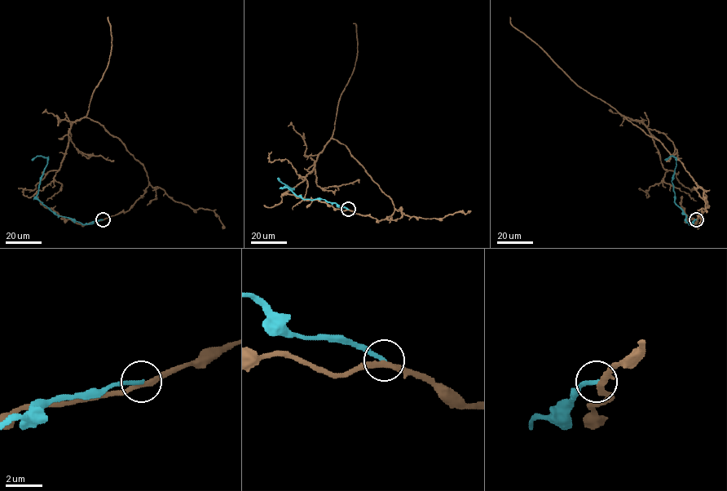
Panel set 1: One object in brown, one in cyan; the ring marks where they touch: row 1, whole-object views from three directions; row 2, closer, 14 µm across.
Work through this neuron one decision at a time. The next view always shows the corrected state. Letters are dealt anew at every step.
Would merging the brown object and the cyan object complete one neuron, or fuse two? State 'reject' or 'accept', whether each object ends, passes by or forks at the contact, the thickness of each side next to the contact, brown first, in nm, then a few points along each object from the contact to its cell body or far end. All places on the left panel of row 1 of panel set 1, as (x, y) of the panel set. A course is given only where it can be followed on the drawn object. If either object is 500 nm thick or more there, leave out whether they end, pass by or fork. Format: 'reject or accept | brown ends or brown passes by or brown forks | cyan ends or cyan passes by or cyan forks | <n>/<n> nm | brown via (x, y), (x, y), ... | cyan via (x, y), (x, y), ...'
reject | brown passes by | cyan ends | 280/240 nm | brown via (103, 219), (125, 212), (149, 183), (144, 167), (125, 145), (86, 117), (108, 61), (107, 17) | cyan via (103, 219), (82, 224), (57, 215), (43, 205), (37, 195), (47, 159), (37, 156), (33, 160)

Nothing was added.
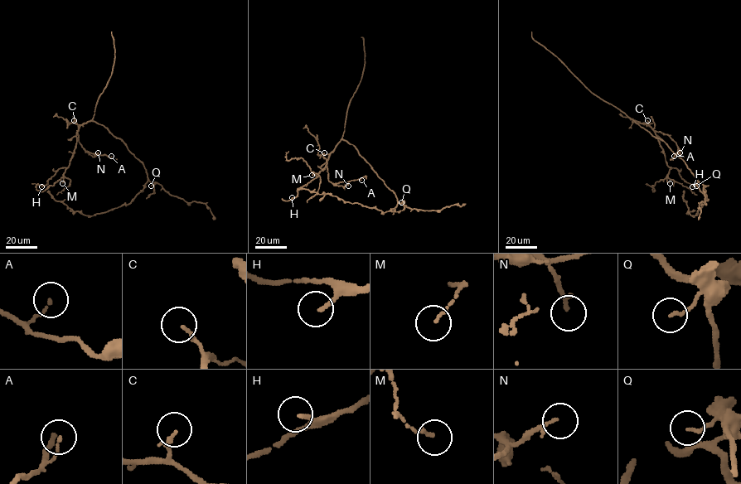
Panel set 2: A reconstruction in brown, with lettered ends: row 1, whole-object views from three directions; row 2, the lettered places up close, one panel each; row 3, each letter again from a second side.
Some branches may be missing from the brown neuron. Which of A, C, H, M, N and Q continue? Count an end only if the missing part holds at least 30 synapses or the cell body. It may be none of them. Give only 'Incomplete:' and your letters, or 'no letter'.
Incomplete: no letter

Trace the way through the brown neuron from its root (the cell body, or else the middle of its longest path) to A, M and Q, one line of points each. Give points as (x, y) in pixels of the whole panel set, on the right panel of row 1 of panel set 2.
A: (664, 142), (634, 121), (645, 123), (654, 130), (668, 134), (678, 147), (674, 156)
M: (664, 142), (634, 121), (646, 123), (655, 133), (666, 164), (671, 168), (666, 176), (670, 183)
Q: (664, 142), (685, 162), (698, 181), (696, 186)

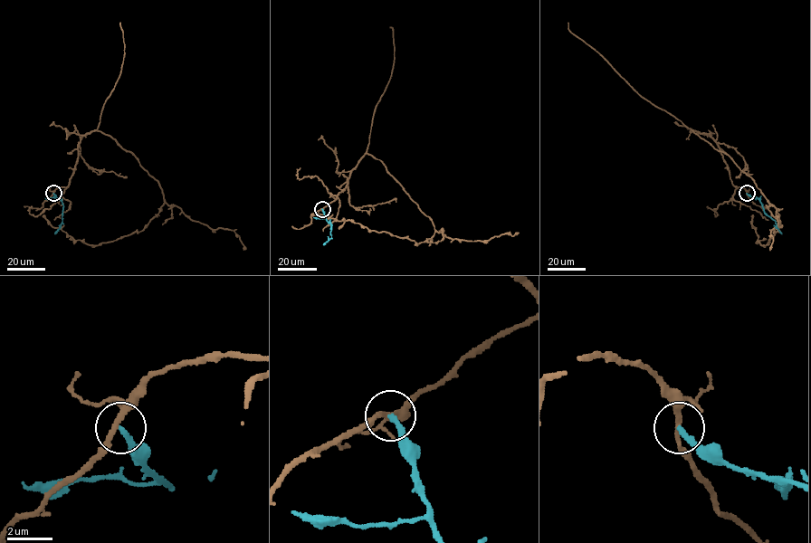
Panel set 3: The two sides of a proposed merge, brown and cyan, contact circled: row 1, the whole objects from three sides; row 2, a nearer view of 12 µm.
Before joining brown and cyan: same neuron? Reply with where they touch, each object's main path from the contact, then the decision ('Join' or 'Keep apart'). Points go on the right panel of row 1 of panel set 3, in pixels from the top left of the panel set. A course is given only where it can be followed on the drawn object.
Place: (747, 193). Course of brown: (747, 193), (733, 185), (717, 143), (692, 130), (776, 208), (780, 226), (766, 245), (753, 214). Course of cyan: (747, 193), (758, 198), (763, 211), (775, 220), (781, 233). Keep apart

